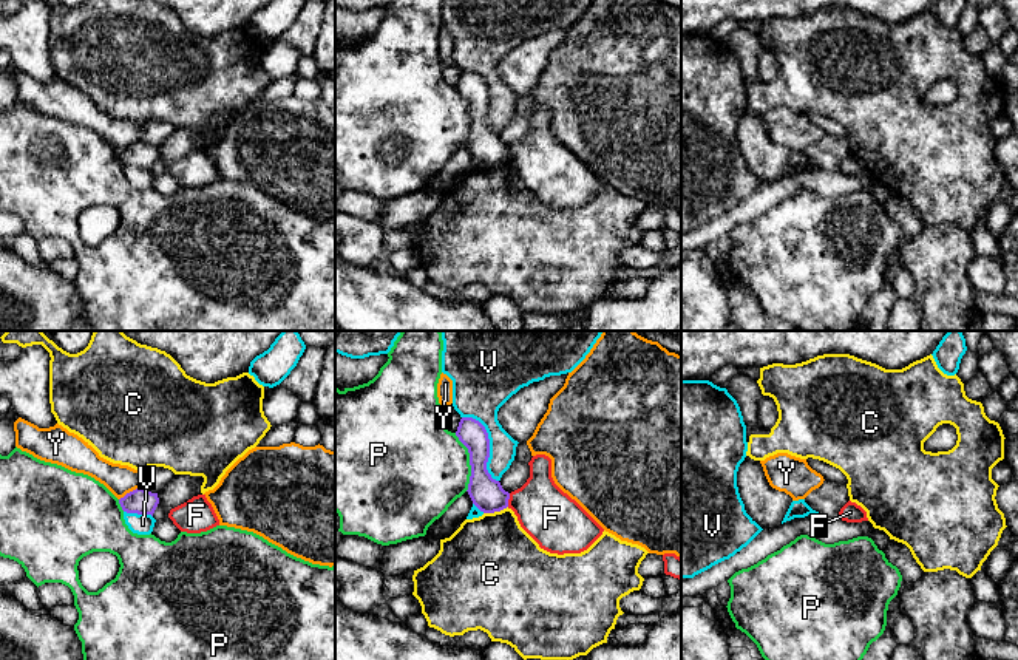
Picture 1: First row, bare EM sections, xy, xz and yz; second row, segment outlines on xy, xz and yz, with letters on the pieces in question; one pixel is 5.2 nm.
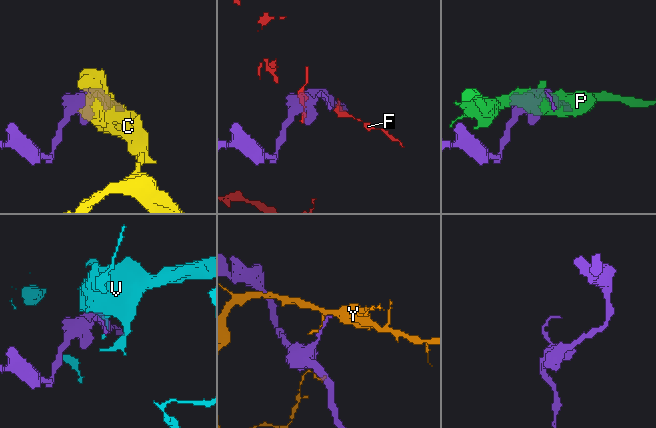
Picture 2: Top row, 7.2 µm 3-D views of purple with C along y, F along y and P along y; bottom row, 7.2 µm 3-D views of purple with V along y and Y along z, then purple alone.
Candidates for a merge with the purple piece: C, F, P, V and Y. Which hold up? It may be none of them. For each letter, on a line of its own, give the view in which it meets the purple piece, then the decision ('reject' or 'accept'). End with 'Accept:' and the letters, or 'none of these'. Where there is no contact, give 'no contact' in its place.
C: xz | reject
F: xz | reject
P: xz | reject
V: xz | reject
Y: xy | reject
Accept: none of these

